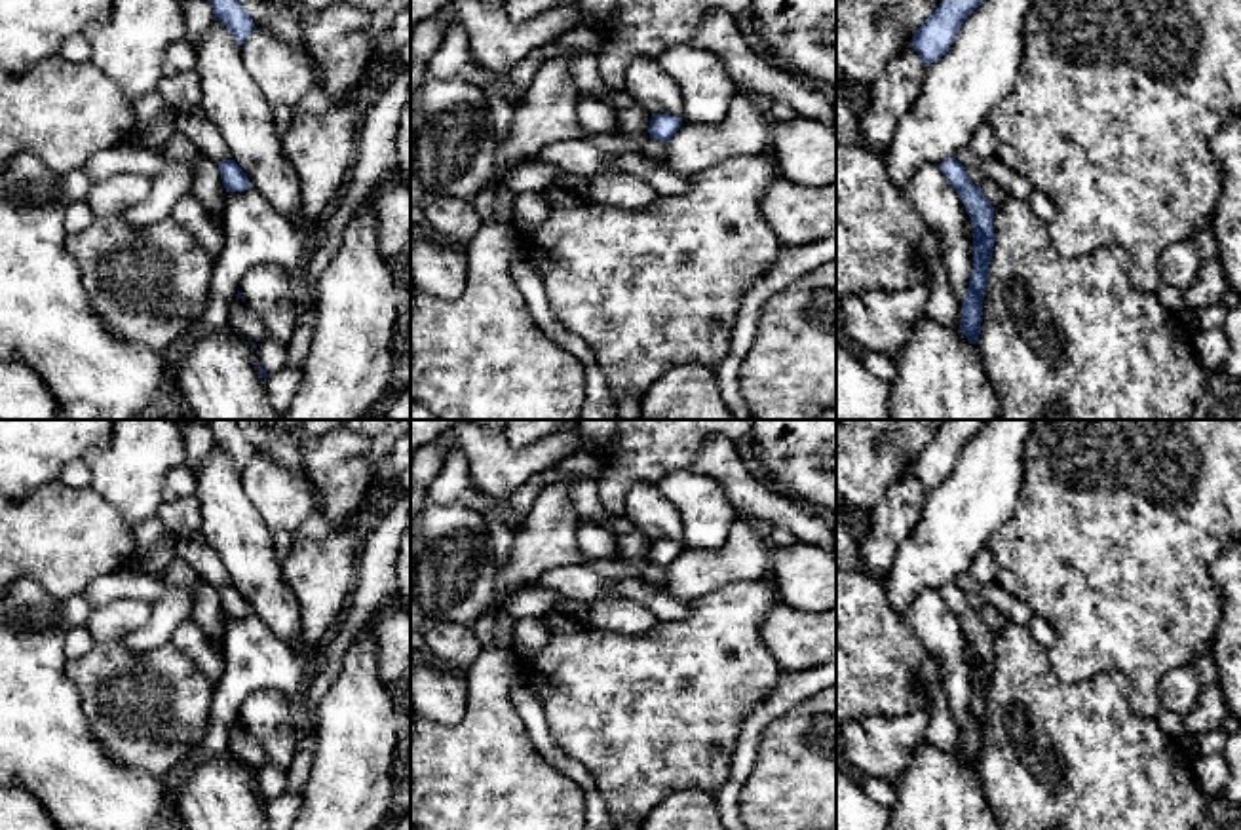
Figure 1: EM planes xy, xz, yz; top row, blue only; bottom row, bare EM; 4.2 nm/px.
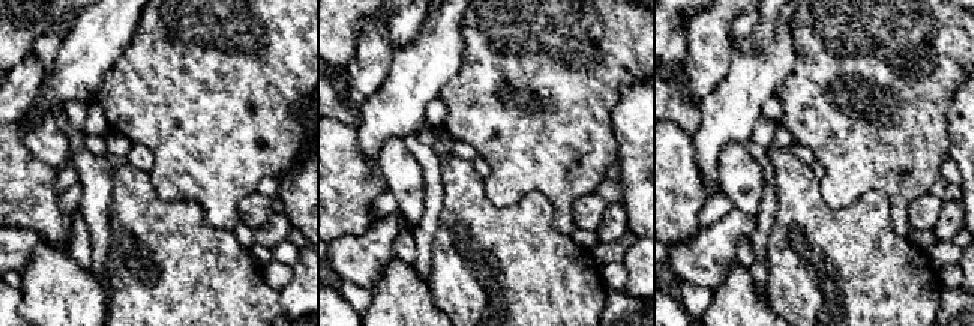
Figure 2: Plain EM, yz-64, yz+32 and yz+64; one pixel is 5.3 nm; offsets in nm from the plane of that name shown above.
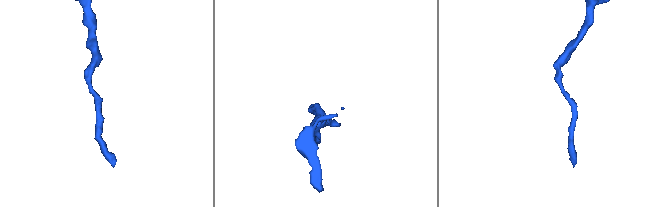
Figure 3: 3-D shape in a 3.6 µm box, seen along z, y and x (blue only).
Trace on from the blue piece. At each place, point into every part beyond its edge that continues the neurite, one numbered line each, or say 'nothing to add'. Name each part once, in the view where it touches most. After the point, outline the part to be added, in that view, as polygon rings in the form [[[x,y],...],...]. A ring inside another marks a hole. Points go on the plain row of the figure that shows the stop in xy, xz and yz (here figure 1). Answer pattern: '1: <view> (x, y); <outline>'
nothing to add

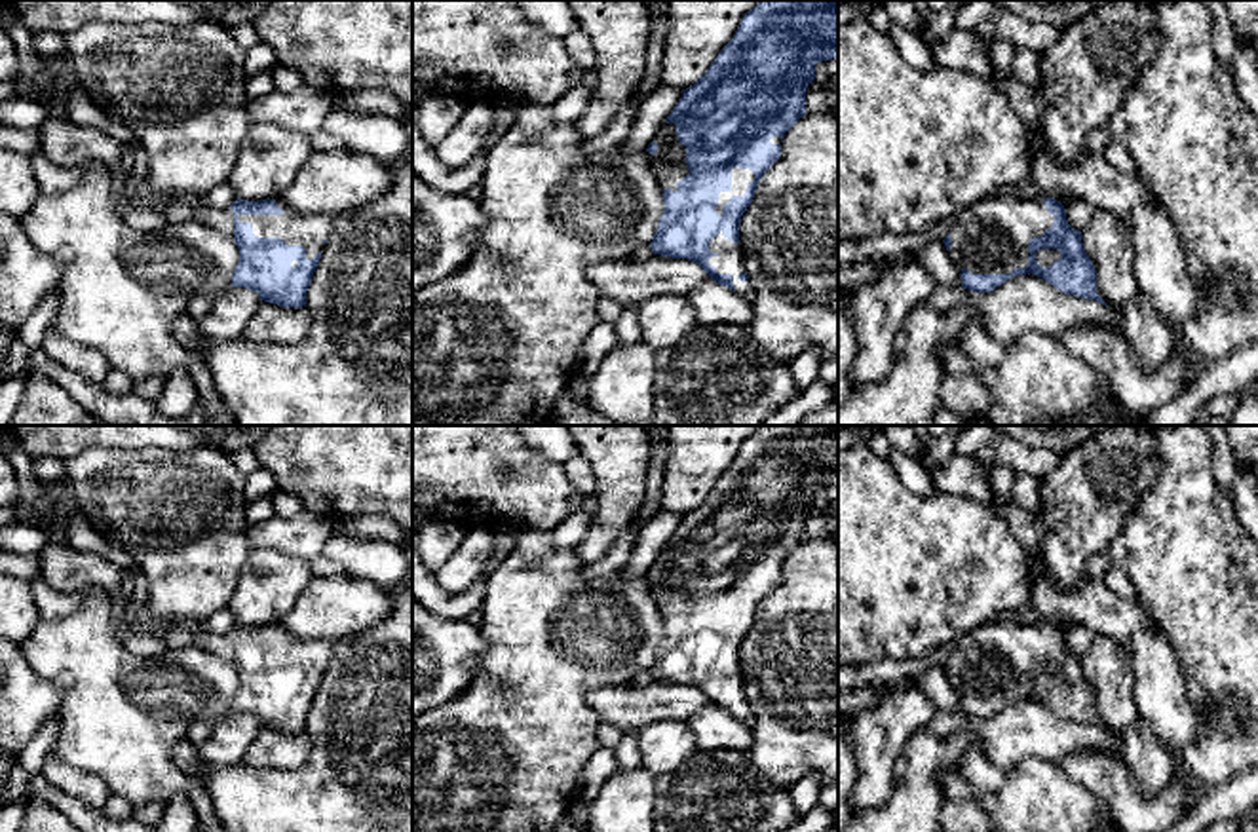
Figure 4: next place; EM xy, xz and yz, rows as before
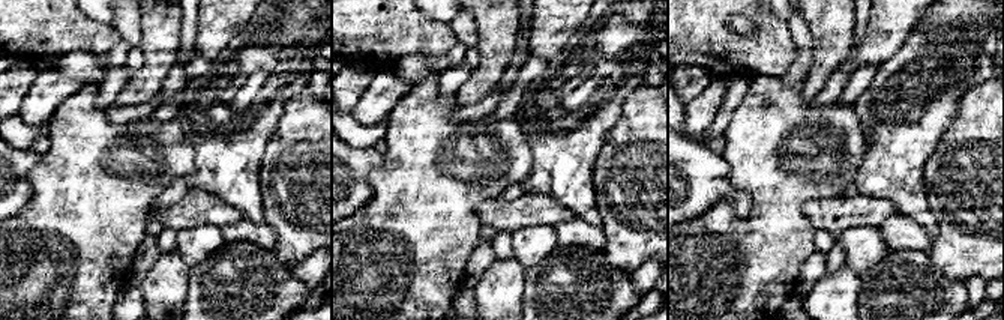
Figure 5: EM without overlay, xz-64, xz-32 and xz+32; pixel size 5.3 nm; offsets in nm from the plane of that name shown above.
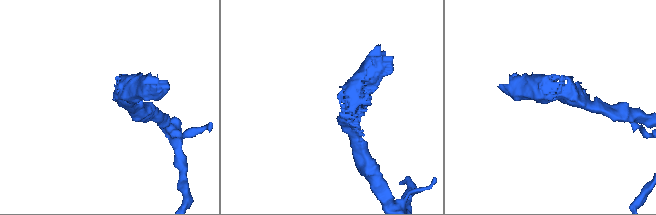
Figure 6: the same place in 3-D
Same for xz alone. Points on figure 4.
1: xz (740, 603); [[[732,595],[732,615],[730,617],[720,617],[718,619],[718,631],[715,636],[722,640],[722,631],[730,627],[732,621],[743,621],[747,615],[747,610],[754,606],[754,600],[751,595]]]

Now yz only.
1: yz (991, 661); [[[988,621],[960,636],[948,680],[971,699],[1011,699],[1028,691],[1028,667],[1053,646],[1041,623]]]

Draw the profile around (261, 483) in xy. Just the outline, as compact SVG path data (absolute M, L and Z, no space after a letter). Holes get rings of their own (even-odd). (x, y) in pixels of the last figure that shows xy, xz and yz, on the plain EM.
M258 467L247 475L243 494L245 494L245 501L249 503L260 498L270 498L276 490L277 490L277 484L272 473Z

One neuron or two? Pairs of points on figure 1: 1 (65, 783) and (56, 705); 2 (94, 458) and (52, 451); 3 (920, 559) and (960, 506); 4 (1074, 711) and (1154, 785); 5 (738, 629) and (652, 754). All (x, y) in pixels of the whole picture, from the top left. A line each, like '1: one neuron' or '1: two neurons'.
1: one neuron
2: two neurons
3: one neuron
4: one neuron
5: one neuron

